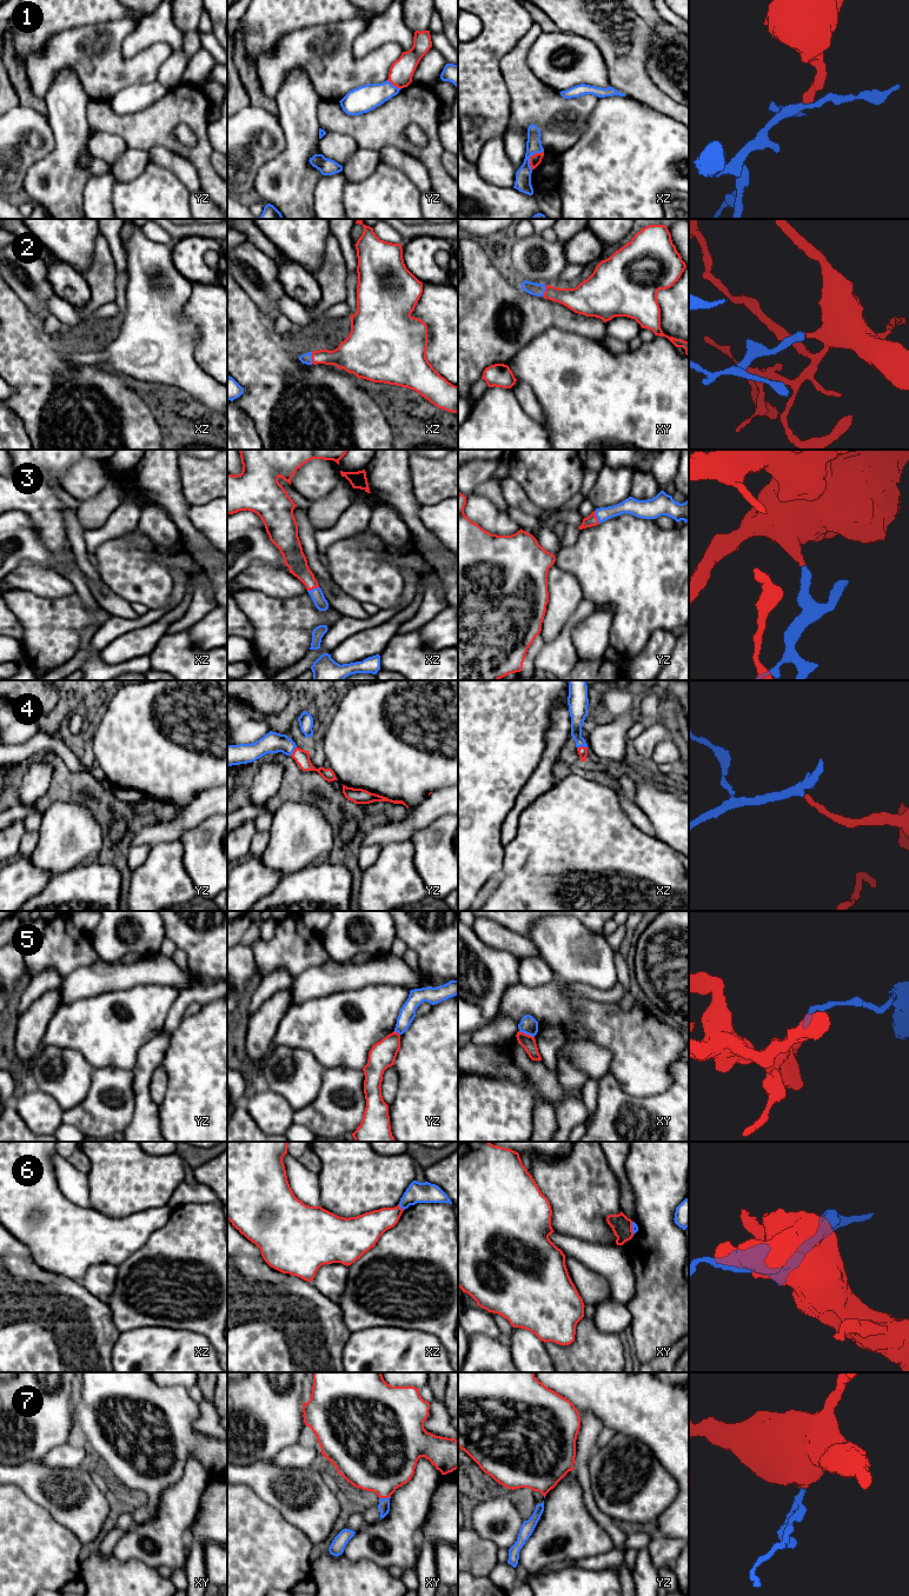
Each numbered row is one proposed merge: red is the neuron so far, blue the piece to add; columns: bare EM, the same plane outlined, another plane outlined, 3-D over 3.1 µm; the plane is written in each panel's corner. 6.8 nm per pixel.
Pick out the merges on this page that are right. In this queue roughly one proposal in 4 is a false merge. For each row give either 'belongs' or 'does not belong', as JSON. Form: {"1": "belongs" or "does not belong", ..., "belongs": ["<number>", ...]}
{"1": "does not belong", "2": "belongs", "3": "belongs", "4": "belongs", "5": "does not belong", "6": "does not belong", "7": "belongs", "belongs": ["2", "3", "4", "7"]}

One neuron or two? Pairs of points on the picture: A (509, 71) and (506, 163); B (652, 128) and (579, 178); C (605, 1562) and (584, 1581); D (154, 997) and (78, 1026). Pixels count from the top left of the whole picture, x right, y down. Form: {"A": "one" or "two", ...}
{"A": "two", "B": "one", "C": "two", "D": "one"}

